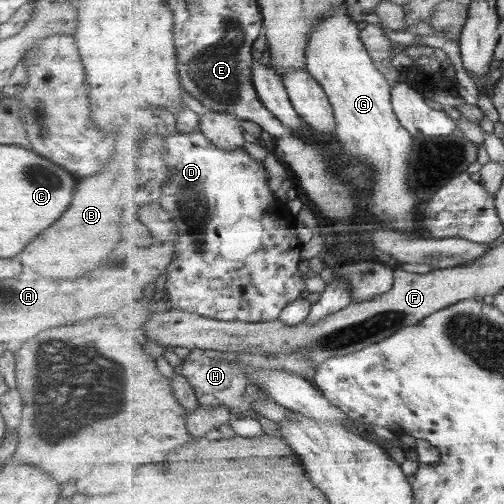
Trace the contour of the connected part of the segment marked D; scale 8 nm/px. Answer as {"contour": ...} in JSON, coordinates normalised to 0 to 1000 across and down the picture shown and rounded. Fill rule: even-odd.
{"contour":[[[397,254],[383,266],[347,264],[327,274],[329,323],[337,333],[323,367],[317,403],[353,440],[357,470],[347,518],[333,528],[319,585],[335,591],[347,613],[444,637],[538,639],[556,635],[562,613],[609,581],[605,548],[593,536],[599,480],[585,431],[571,425],[530,367],[530,333],[484,296],[462,302],[435,296]]]}

